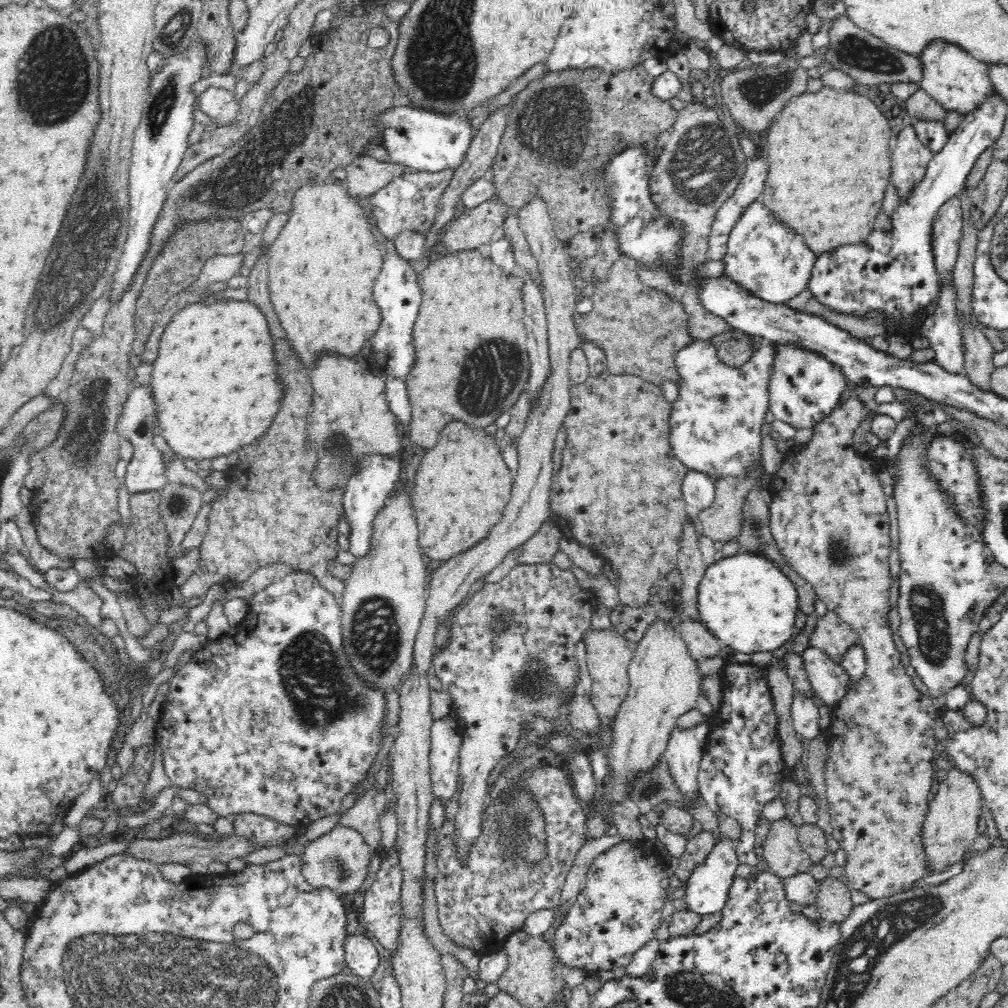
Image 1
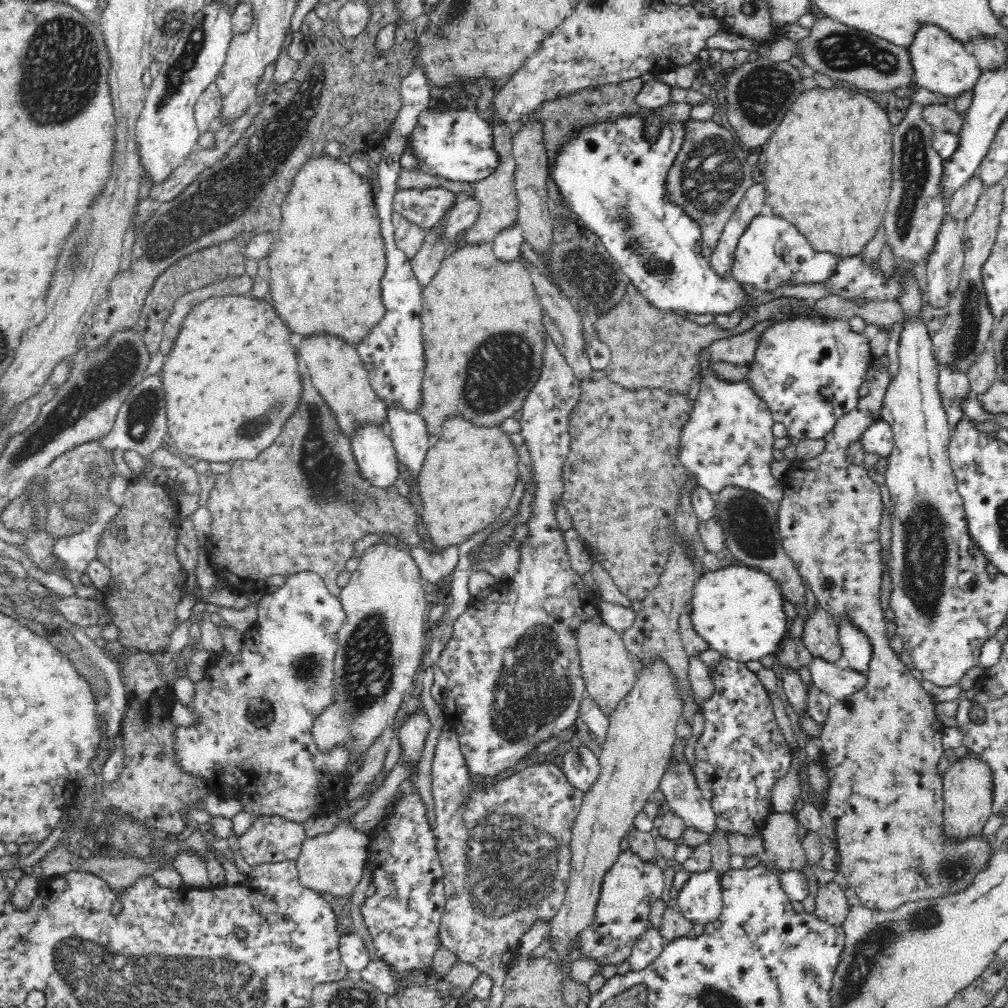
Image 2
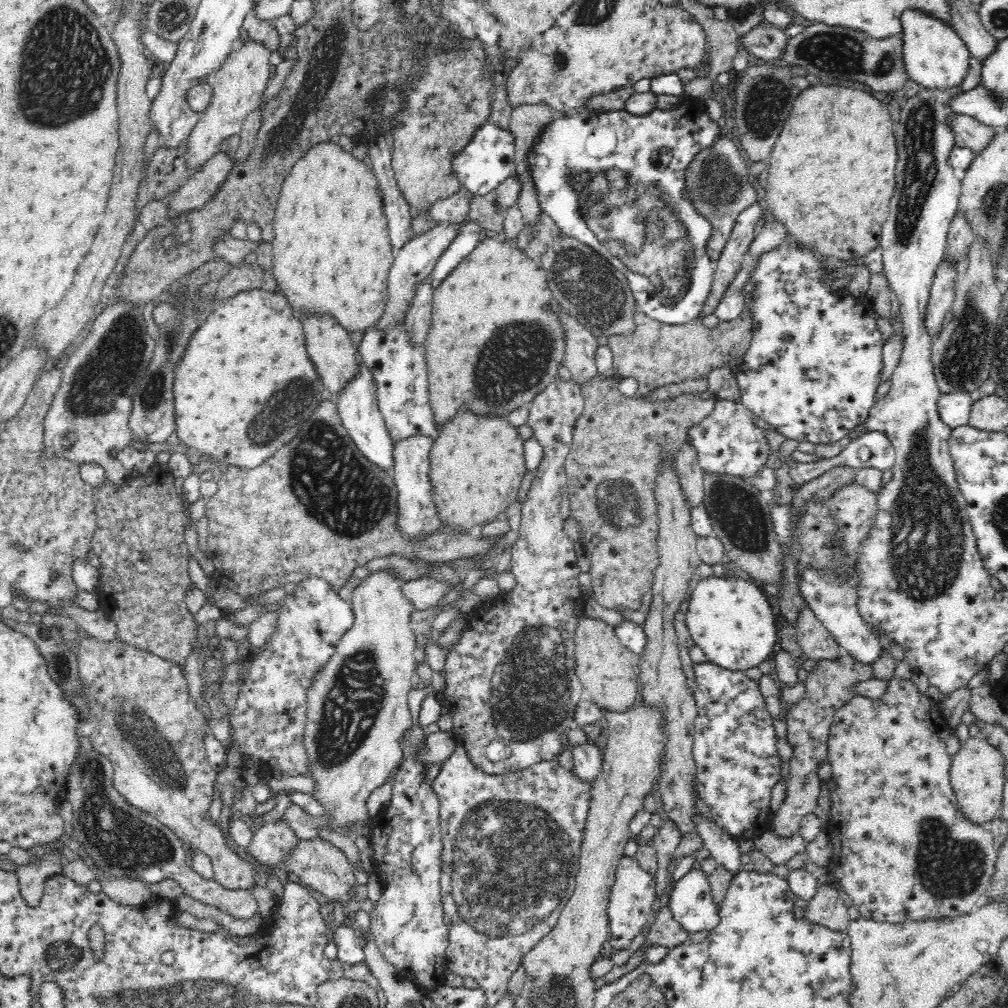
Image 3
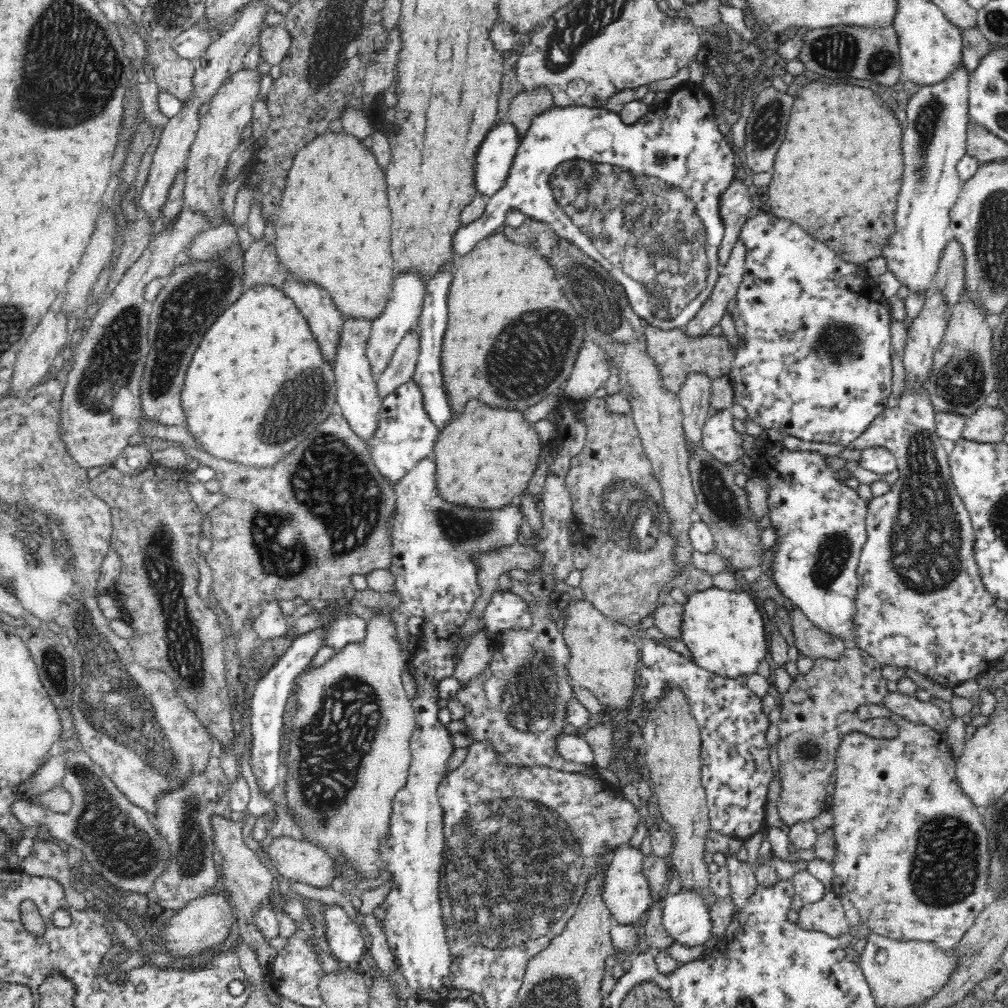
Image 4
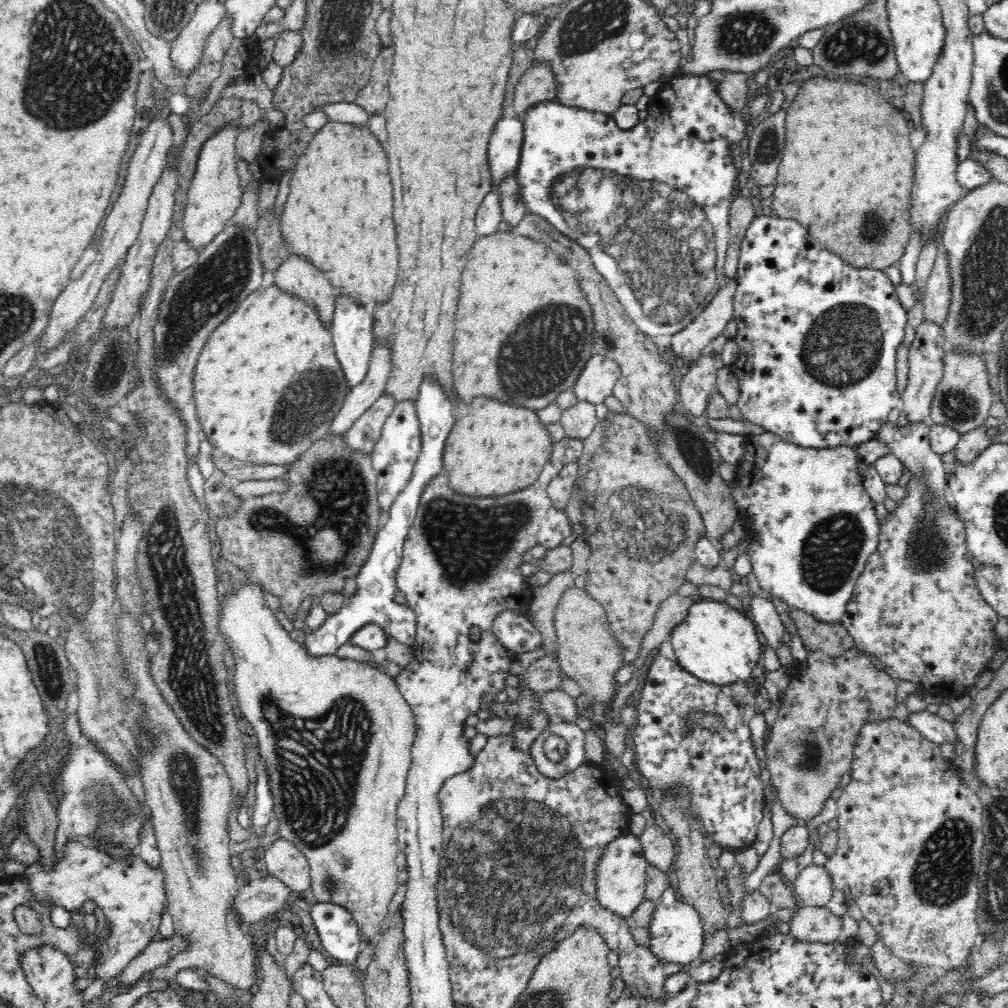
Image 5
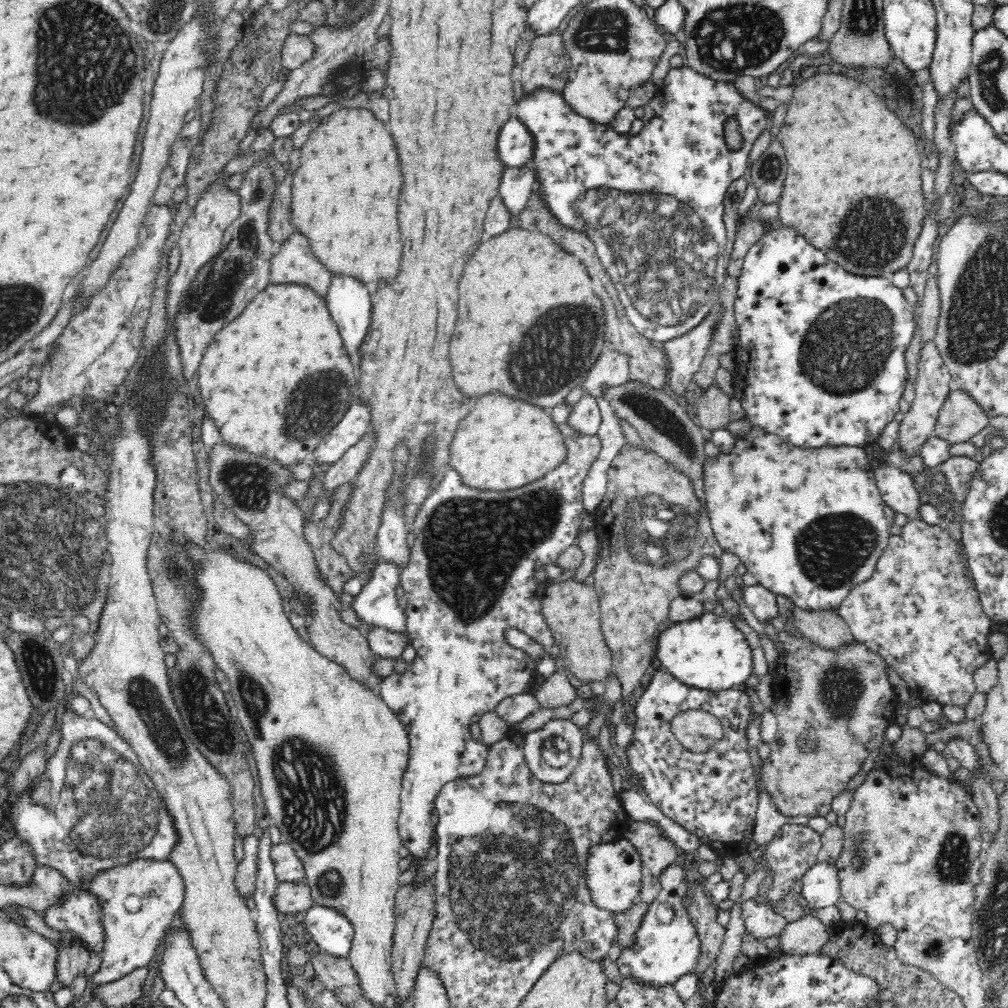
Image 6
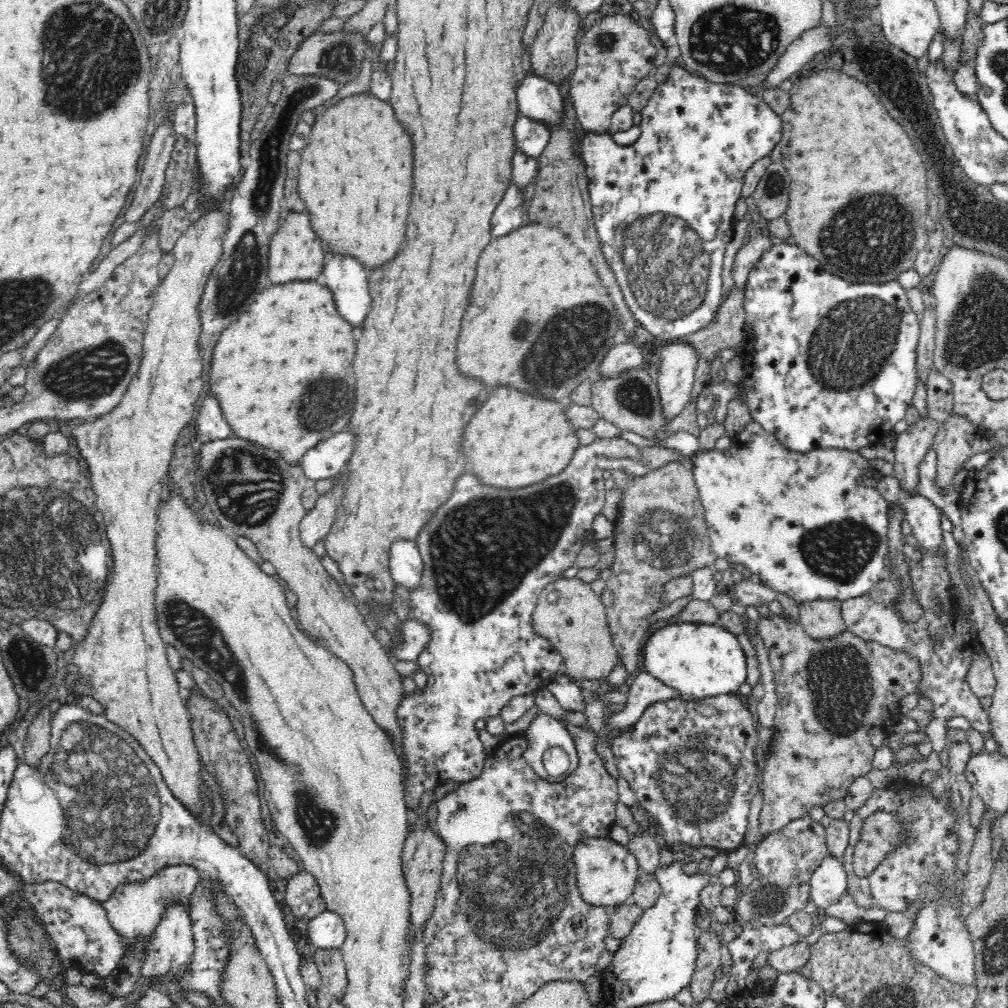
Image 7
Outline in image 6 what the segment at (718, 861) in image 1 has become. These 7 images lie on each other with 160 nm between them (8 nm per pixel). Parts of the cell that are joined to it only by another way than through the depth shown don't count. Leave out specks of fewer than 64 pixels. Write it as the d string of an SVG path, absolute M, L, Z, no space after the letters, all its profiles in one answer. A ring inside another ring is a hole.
M677 862L668 866L658 877L662 883L662 890L658 898L649 904L649 910L636 932L636 944L632 948L622 949L616 964L621 979L626 975L634 975L636 979L648 983L672 985L683 974L694 971L701 953L701 942L698 931L684 908L687 876L684 876L683 867Z

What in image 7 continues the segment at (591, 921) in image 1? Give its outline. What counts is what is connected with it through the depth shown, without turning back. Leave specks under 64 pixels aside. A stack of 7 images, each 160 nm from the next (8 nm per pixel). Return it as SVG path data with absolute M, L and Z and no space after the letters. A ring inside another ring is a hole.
M610 838L586 839L576 848L574 860L578 888L587 904L612 910L631 901L640 868L636 855L630 852L628 846L620 845Z

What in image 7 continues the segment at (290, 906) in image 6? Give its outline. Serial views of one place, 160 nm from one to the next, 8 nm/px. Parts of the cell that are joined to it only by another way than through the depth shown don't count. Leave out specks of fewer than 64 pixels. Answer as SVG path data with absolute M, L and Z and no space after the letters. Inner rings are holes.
M300 872L286 881L284 900L294 915L309 921L327 910L321 900L318 883L311 874Z

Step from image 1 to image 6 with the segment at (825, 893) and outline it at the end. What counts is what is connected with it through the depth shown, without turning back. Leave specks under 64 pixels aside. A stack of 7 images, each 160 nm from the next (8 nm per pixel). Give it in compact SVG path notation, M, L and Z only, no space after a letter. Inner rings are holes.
M806 911L804 916L787 921L780 934L778 949L792 954L818 953L828 942L832 926Z

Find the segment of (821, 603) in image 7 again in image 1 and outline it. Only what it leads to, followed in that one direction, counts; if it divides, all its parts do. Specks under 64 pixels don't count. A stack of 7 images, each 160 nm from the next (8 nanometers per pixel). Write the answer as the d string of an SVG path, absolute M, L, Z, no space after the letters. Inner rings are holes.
M828 610L816 622L810 644L822 649L835 663L839 663L851 647L861 644L861 640L852 625L842 620L836 612Z

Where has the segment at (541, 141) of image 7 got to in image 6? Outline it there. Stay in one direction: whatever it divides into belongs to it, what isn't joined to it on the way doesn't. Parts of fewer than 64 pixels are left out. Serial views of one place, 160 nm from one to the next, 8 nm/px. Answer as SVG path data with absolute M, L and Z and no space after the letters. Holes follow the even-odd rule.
M516 116L508 118L498 134L496 156L502 166L521 167L532 158L533 138L526 125Z

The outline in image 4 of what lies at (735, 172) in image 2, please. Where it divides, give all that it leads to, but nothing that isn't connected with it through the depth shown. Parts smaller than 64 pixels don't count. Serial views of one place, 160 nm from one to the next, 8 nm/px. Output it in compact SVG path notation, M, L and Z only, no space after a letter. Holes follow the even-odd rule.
M740 178L730 181L726 190L719 196L718 210L723 222L723 237L717 250L717 260L723 265L729 257L734 243L739 239L742 225L752 216L751 195Z

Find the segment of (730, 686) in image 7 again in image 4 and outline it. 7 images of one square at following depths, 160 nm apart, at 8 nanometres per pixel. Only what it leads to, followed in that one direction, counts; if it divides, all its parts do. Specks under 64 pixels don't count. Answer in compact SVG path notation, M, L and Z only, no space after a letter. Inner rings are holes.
M715 585L705 588L688 597L683 605L682 640L688 650L690 659L700 667L725 677L737 677L754 674L763 659L769 659L768 642L766 642L766 622L764 614L758 608L758 602L744 590L722 590Z

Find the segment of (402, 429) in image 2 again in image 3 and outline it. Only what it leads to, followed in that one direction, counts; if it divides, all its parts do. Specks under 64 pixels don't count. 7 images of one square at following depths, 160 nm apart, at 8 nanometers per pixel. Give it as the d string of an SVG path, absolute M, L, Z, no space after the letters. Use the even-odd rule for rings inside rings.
M418 433L396 439L394 443L392 475L398 489L398 525L410 536L438 529L443 530L437 508L432 502L432 486L429 481L429 452L434 441L435 438L432 436Z

